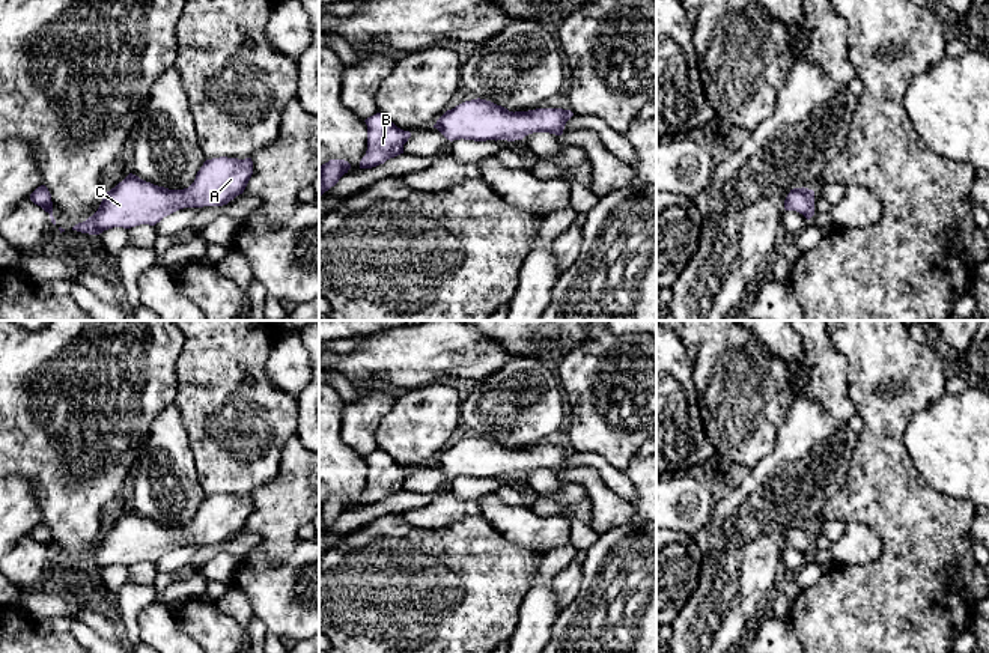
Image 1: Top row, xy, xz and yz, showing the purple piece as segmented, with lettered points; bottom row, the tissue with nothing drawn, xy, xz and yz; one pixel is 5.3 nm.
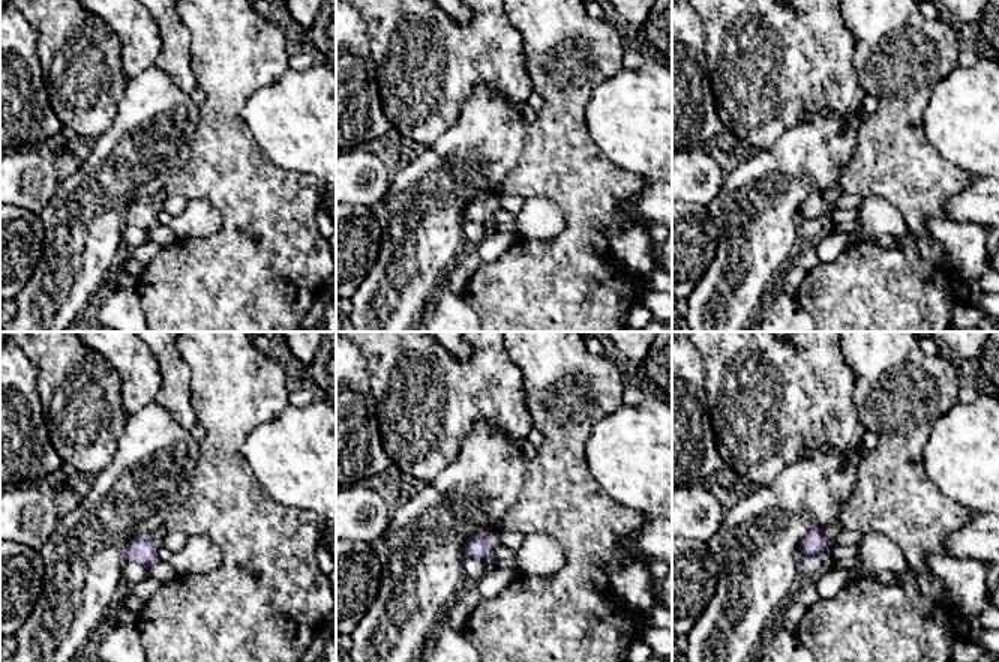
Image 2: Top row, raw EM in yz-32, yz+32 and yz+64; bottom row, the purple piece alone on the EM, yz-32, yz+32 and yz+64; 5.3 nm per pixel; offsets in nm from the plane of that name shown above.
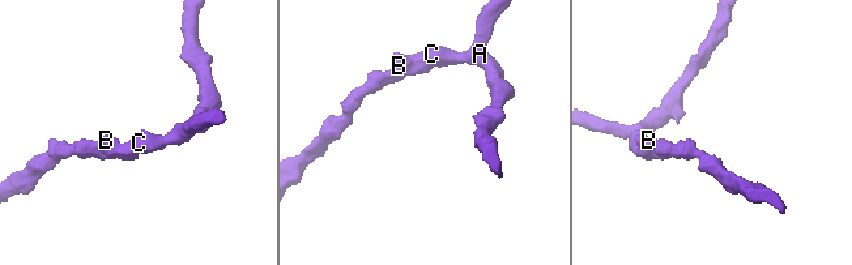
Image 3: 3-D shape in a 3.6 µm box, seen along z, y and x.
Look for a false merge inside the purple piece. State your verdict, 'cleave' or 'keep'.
keep

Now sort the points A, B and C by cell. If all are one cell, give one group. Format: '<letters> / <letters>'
A B C

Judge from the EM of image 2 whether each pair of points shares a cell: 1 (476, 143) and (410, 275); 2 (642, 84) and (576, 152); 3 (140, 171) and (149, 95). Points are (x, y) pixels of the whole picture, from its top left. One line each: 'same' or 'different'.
1: same
2: different
3: same

